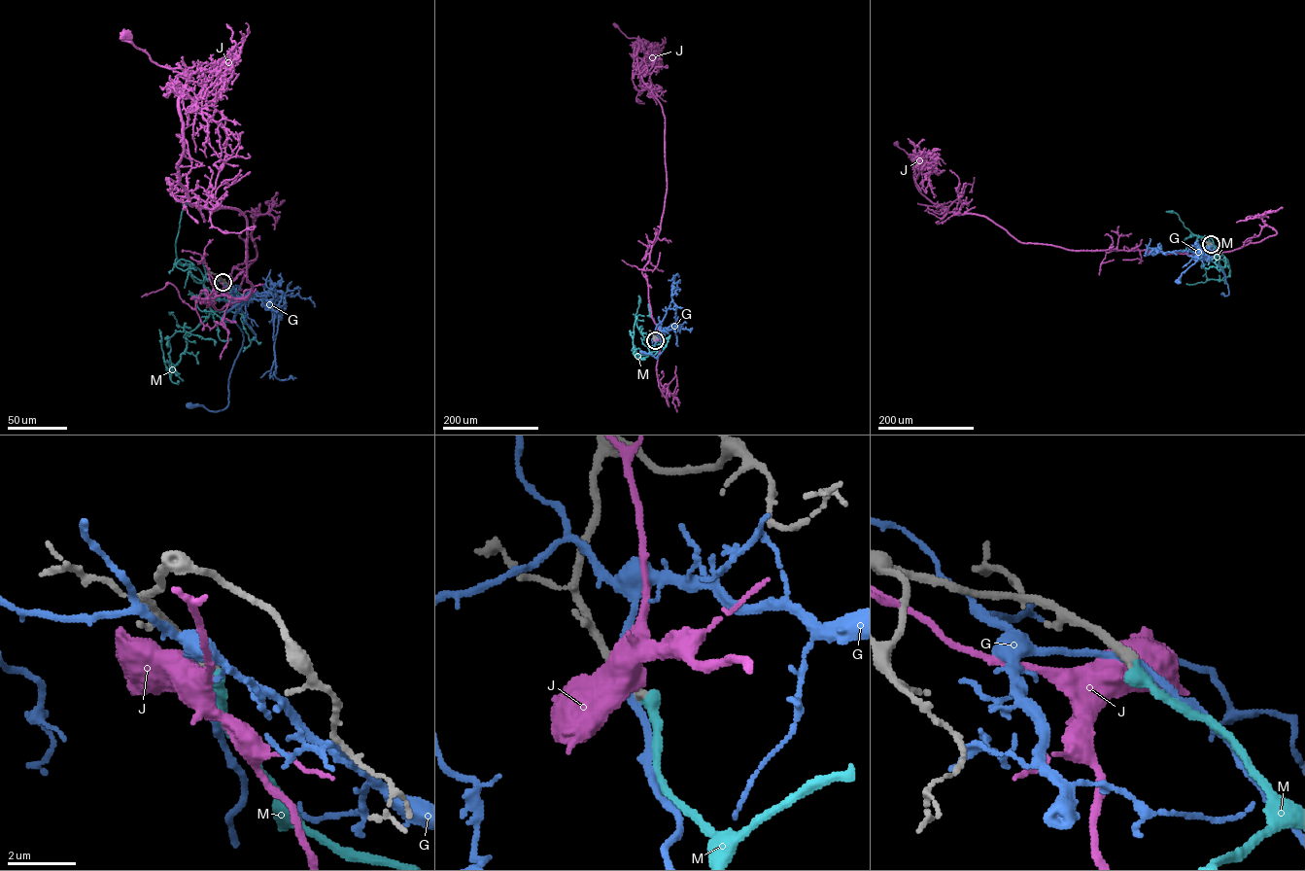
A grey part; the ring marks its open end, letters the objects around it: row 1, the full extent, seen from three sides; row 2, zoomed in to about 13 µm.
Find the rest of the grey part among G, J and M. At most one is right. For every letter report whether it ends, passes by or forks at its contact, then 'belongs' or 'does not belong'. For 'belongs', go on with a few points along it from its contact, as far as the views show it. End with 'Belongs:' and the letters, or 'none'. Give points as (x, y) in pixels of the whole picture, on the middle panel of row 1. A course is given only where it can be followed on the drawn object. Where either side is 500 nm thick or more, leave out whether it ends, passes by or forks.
G: it passes by; does not belong
J: does not belong
M: it ends there; belongs; it runs (655, 340), (655, 346), (648, 348), (636, 326), (635, 314), (639, 301)
Belongs: M

